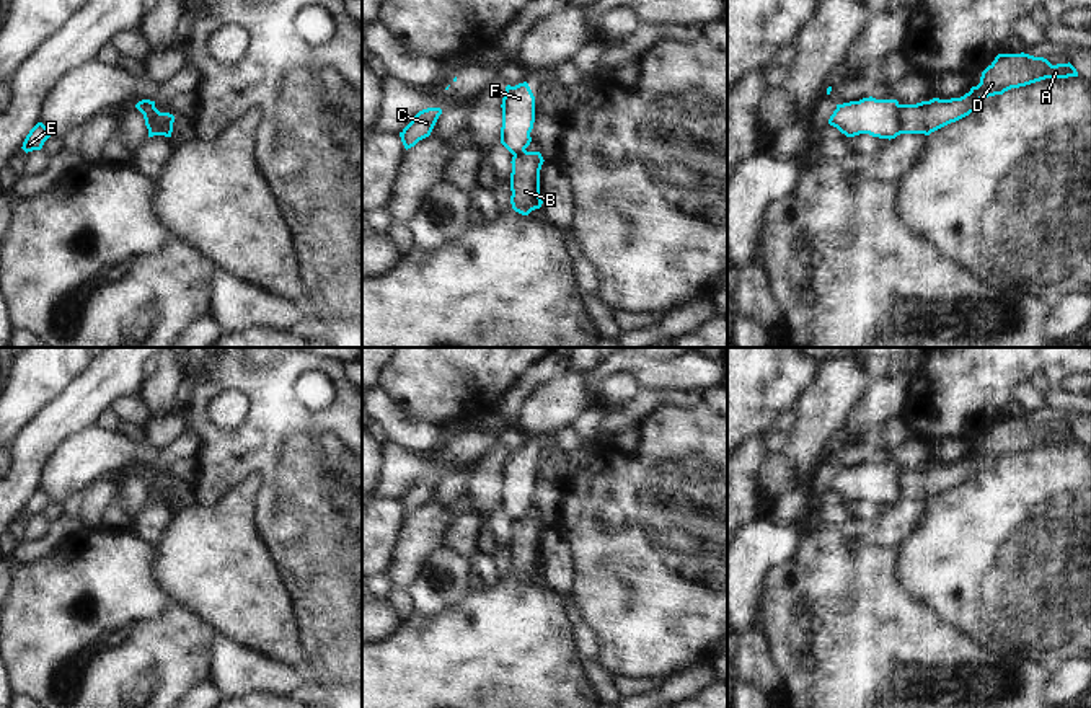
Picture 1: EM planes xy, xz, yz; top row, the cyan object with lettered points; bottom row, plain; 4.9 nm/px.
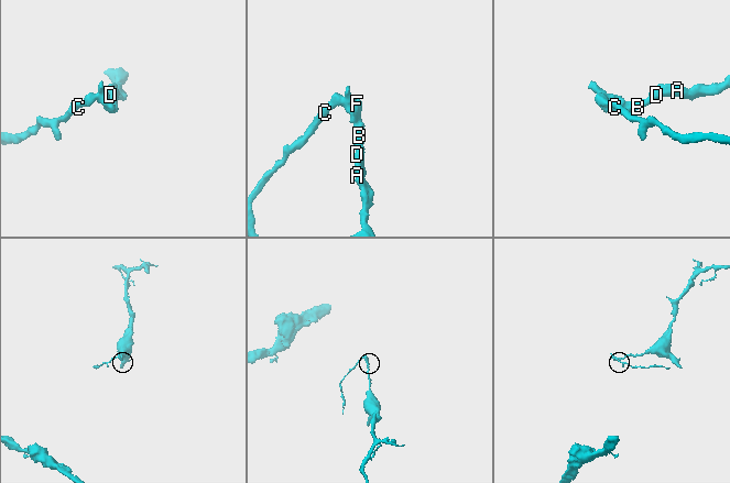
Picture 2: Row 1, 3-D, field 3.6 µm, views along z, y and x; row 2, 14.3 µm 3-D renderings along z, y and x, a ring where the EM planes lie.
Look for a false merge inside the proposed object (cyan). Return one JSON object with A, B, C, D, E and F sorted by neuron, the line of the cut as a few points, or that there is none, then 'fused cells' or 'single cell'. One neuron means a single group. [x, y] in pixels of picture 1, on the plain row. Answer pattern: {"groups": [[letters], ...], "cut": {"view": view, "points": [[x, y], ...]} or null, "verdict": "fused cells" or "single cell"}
{"groups": [["A", "B", "D"], ["C", "E", "F"]], "cut": {"view": "yz", "points": [[901, 470], [897, 482], [899, 498]]}, "verdict": "fused cells"}

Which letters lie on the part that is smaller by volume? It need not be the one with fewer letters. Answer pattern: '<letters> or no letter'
C, E, F

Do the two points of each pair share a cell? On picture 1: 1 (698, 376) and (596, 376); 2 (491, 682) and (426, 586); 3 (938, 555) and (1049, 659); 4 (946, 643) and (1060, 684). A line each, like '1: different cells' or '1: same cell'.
1: same cell
2: different cells
3: same cell
4: different cells

